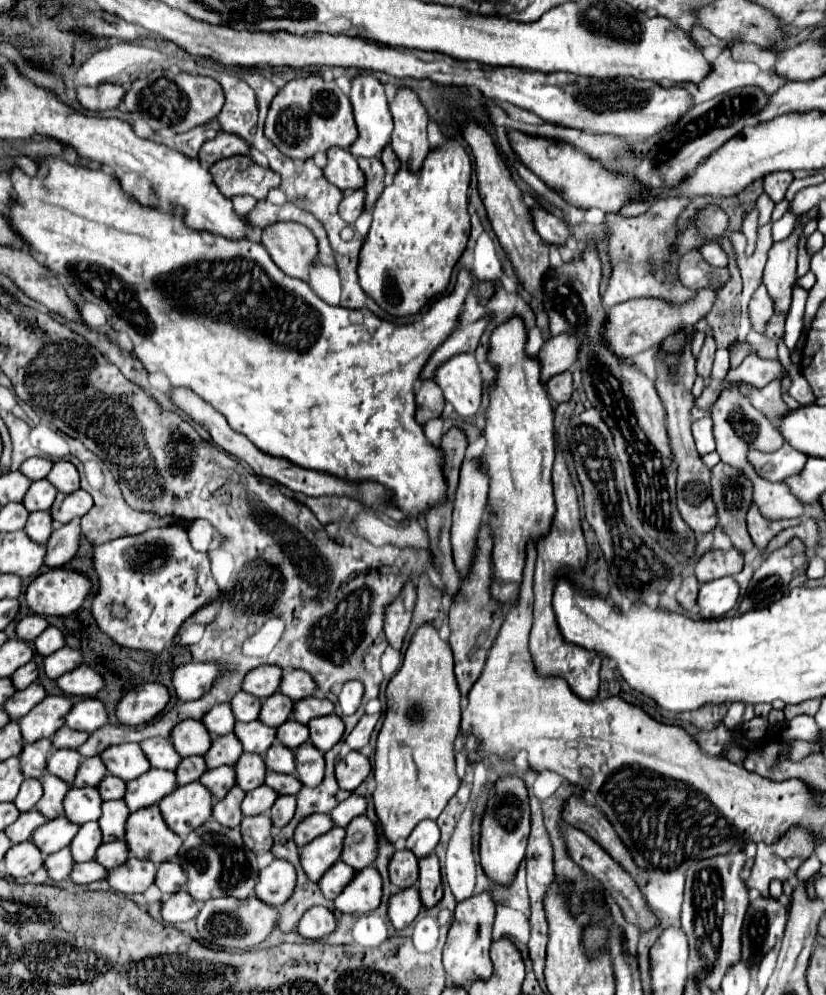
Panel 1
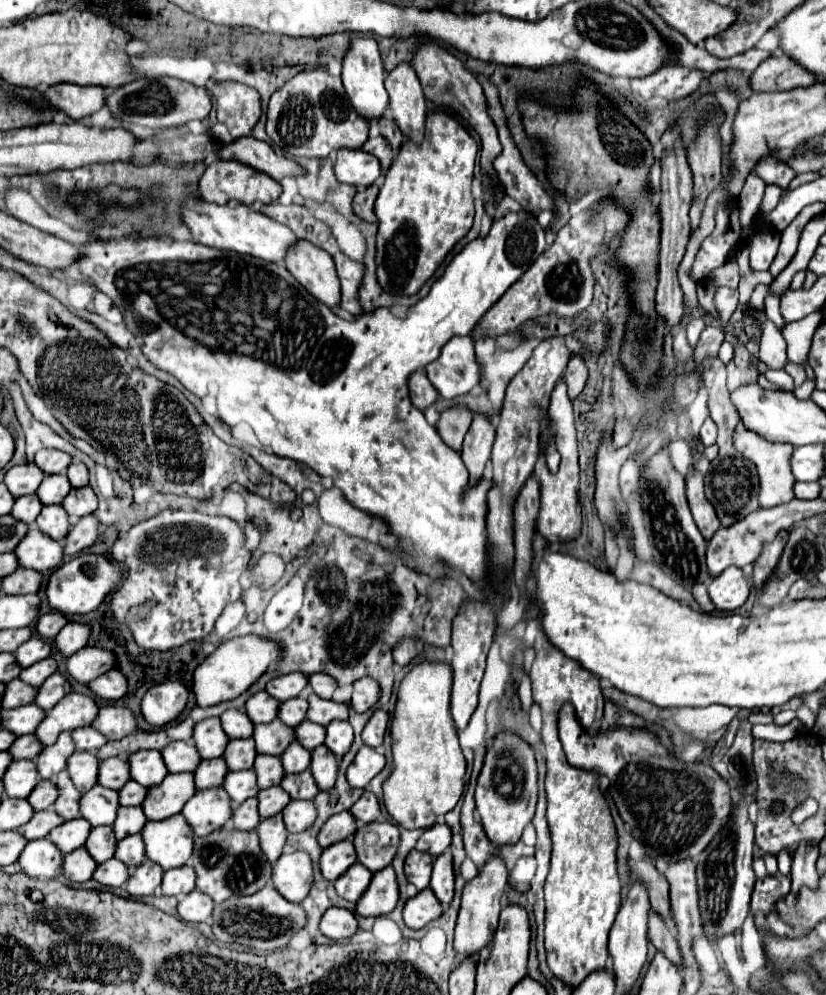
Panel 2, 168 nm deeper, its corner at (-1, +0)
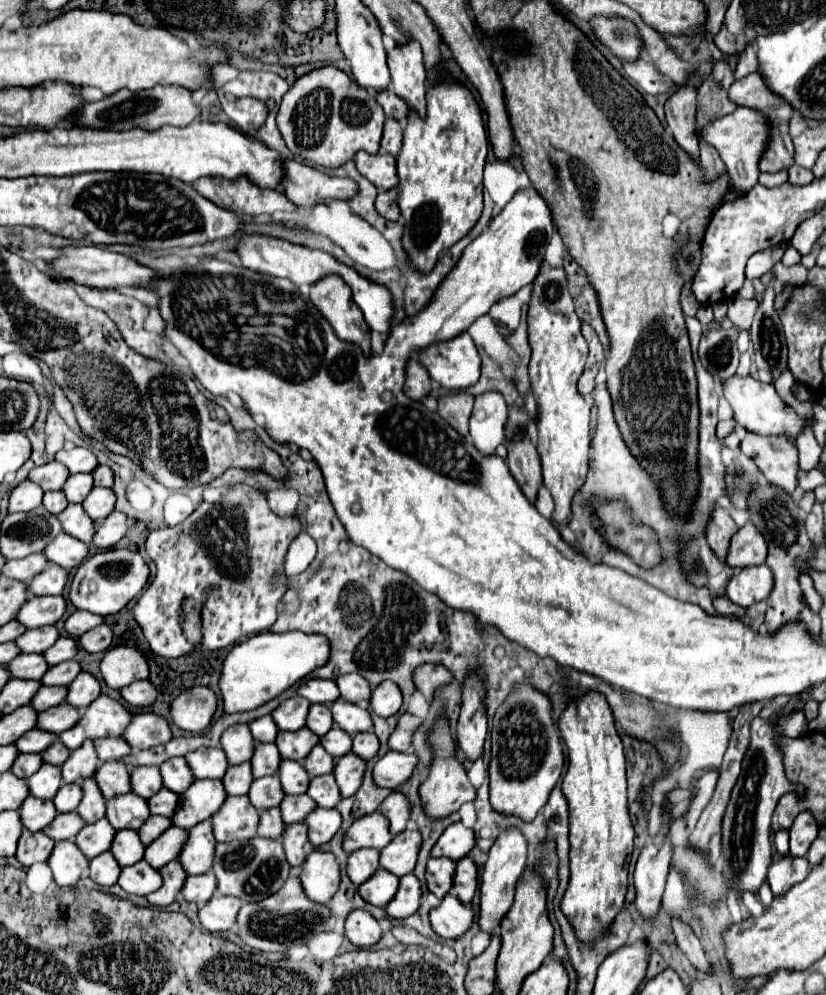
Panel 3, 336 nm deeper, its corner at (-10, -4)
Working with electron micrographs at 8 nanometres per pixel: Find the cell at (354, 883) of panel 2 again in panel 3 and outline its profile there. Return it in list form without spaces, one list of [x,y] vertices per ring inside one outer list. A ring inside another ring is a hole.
[[[377,869],[377,873],[373,873],[373,877],[369,877],[369,881],[365,881],[363,885],[357,887],[357,891],[361,893],[361,897],[377,907],[383,907],[391,901],[391,897],[397,893],[397,881],[399,877],[395,877],[393,873],[385,871],[385,869]]]

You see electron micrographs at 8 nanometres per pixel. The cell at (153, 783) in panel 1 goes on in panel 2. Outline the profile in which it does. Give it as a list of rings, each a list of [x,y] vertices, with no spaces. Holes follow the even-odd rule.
[[[176,773],[166,775],[166,779],[148,789],[148,797],[142,805],[144,813],[152,821],[164,821],[182,811],[184,803],[196,793],[194,775],[192,773]]]

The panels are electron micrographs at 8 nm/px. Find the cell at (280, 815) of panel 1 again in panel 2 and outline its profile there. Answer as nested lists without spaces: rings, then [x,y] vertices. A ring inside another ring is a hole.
[[[290,801],[282,815],[284,815],[284,823],[286,823],[288,833],[302,833],[318,817],[312,801]]]

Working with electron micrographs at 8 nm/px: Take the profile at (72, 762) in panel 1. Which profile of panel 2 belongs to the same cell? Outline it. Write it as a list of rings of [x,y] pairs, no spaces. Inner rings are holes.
[[[76,751],[70,757],[66,771],[70,773],[76,789],[80,789],[80,793],[86,793],[98,783],[98,767],[100,767],[100,759],[94,753]]]

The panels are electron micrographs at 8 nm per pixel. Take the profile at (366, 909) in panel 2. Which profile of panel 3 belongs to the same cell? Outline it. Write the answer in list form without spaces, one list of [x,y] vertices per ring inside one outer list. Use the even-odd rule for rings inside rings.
[[[409,873],[409,875],[401,877],[399,881],[401,881],[401,885],[399,885],[393,901],[389,901],[389,905],[383,907],[389,919],[405,919],[419,909],[421,883],[417,881],[417,877],[413,873]]]

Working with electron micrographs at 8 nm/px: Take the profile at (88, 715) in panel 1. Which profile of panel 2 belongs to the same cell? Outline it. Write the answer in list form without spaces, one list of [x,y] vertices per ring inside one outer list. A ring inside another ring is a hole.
[[[100,707],[98,719],[92,725],[110,741],[120,741],[130,733],[138,733],[136,715],[126,707]]]

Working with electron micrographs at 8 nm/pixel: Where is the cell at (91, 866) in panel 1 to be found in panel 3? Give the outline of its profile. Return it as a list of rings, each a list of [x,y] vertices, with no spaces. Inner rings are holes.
[[[139,861],[137,865],[121,869],[121,875],[119,875],[117,883],[127,893],[147,895],[147,893],[161,887],[161,875],[159,875],[157,869],[149,867],[145,861]]]

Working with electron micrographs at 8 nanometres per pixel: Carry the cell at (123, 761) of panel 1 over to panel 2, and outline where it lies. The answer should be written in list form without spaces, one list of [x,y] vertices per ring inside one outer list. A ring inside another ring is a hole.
[[[140,751],[128,757],[128,763],[132,767],[132,779],[138,781],[144,787],[156,787],[164,781],[168,775],[168,769],[162,761],[160,751]]]

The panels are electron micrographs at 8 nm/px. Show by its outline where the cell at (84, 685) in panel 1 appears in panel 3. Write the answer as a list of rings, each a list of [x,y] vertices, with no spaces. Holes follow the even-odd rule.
[[[145,679],[145,681],[135,681],[131,685],[127,685],[125,689],[121,689],[121,697],[133,705],[133,707],[149,707],[155,701],[155,687]]]

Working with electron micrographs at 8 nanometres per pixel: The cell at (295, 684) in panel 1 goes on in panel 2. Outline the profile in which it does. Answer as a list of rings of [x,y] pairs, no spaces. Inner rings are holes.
[[[314,673],[308,679],[310,679],[310,687],[316,695],[320,695],[322,699],[332,699],[332,693],[338,687],[334,677],[330,677],[328,673]]]

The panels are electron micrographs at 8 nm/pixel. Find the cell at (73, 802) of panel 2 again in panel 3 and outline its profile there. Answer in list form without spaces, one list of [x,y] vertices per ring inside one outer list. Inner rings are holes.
[[[89,777],[83,781],[83,793],[85,793],[85,797],[81,799],[77,815],[81,815],[85,823],[95,823],[101,817],[105,817],[105,797],[101,795],[99,787],[95,785],[95,779]]]

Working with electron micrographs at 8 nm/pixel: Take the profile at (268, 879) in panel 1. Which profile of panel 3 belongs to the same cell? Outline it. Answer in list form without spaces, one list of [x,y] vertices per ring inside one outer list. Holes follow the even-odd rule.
[[[313,851],[299,871],[301,887],[311,901],[327,903],[339,887],[339,865],[331,853]]]

